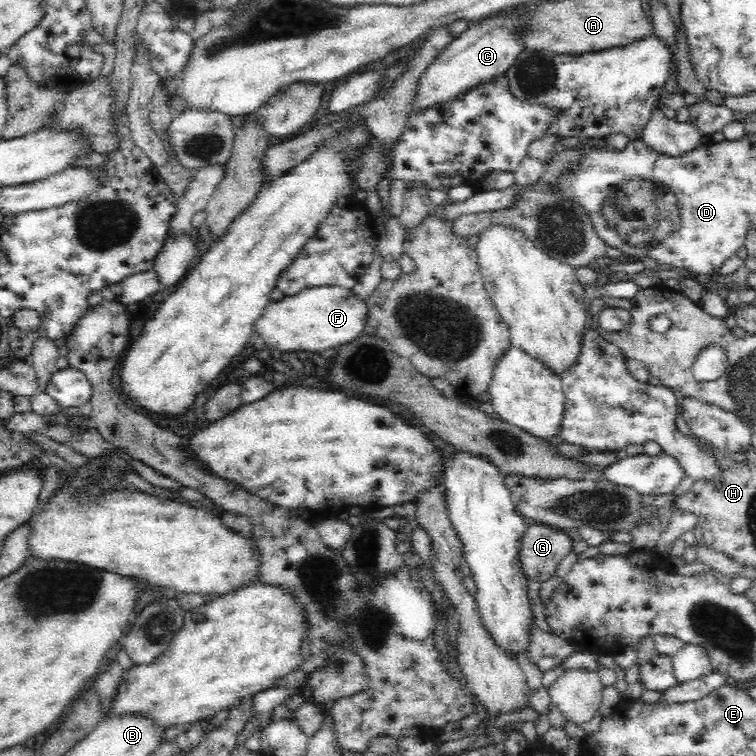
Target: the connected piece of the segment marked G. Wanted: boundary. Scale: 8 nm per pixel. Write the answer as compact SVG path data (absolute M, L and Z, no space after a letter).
M527 526L519 542L519 570L528 582L544 584L556 576L560 562L572 552L576 537L554 527Z

